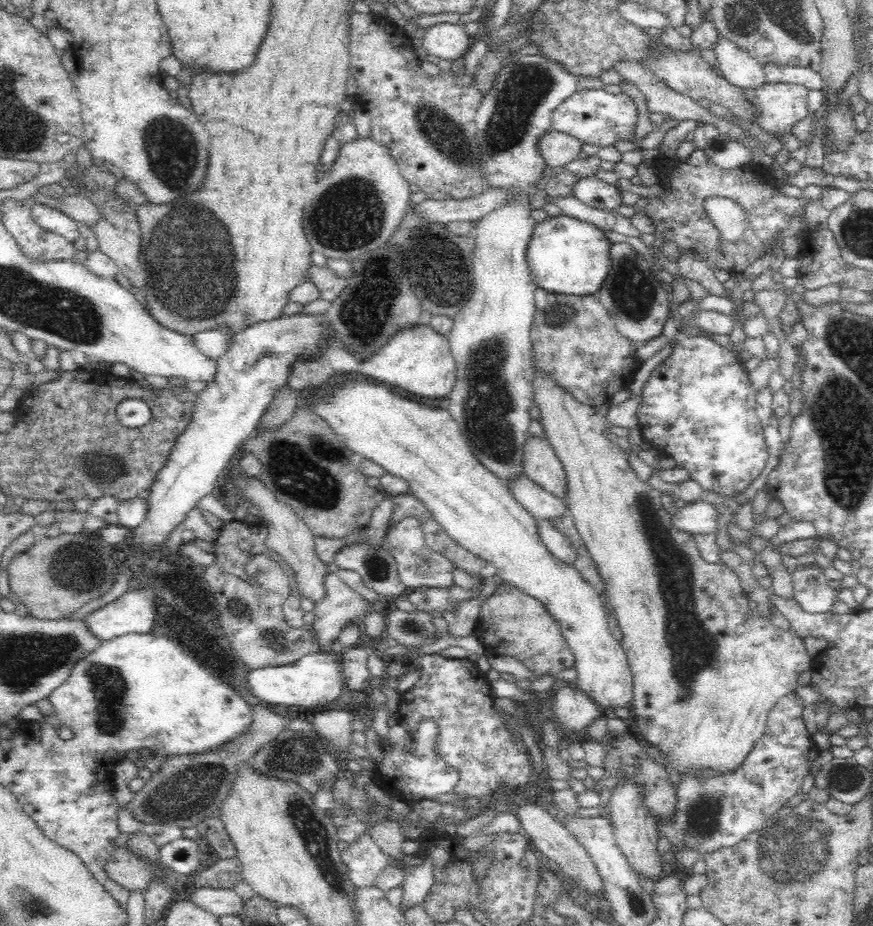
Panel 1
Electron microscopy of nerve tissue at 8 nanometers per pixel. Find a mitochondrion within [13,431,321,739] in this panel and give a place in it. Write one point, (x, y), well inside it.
(71, 560)

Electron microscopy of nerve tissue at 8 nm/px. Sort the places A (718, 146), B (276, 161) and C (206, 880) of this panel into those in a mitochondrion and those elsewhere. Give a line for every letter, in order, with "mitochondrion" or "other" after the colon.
A: mitochondrion
B: other
C: other

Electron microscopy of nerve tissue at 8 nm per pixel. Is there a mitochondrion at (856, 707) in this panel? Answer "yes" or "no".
no

